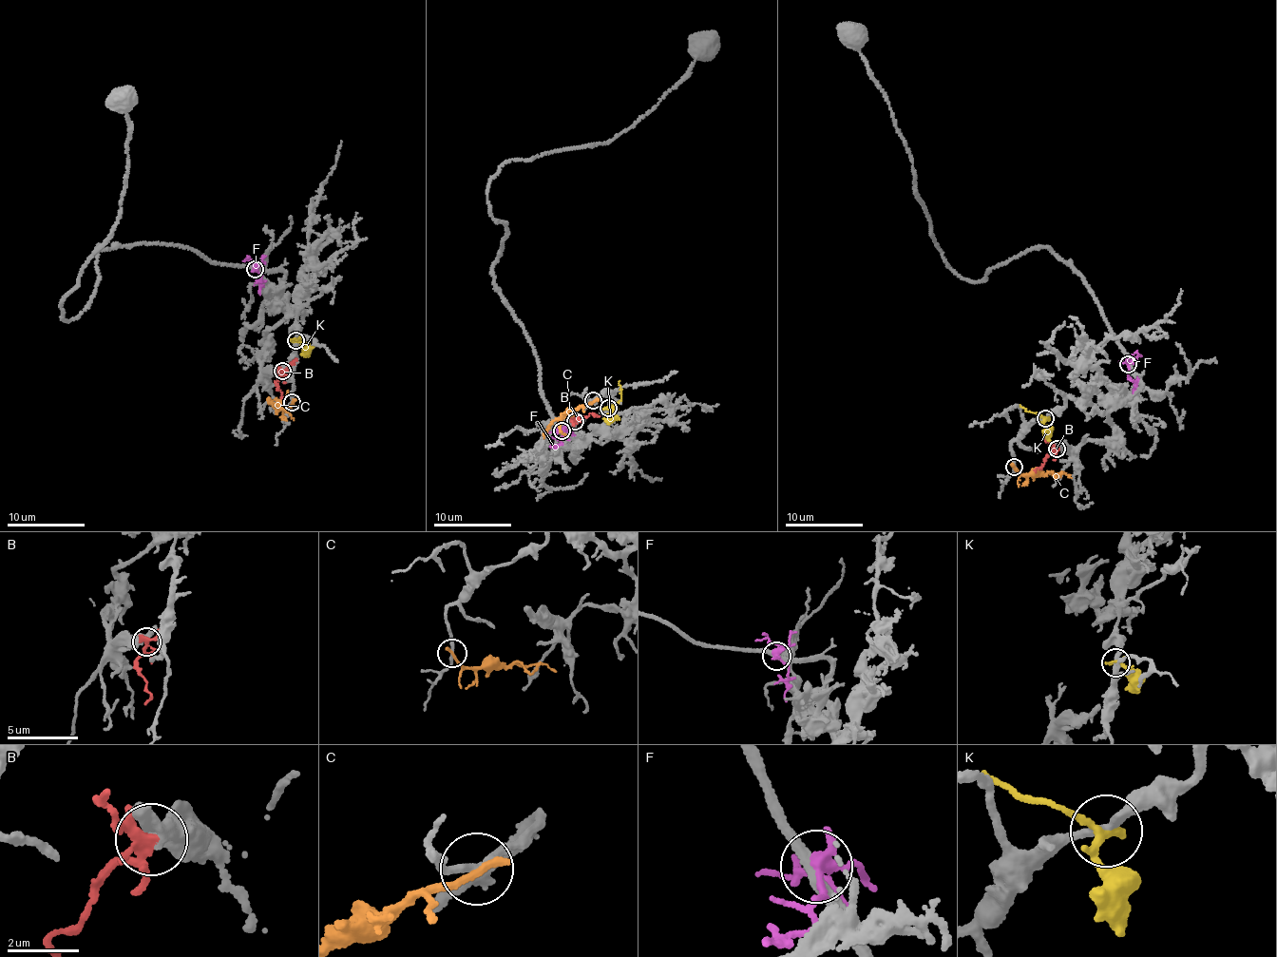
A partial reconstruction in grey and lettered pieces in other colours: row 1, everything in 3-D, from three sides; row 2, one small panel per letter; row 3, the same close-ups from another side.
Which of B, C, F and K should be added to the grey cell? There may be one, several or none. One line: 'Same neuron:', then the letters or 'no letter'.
Same neuron: B

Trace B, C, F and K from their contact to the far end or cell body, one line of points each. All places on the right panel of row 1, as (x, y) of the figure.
B: (1057, 448), (1048, 455), (1038, 474)
C: (1015, 466), (1022, 474), (1049, 471), (1071, 477)
F: (1129, 365), (1128, 377), (1134, 383), (1133, 393)
K: (1045, 417), (1019, 405)

